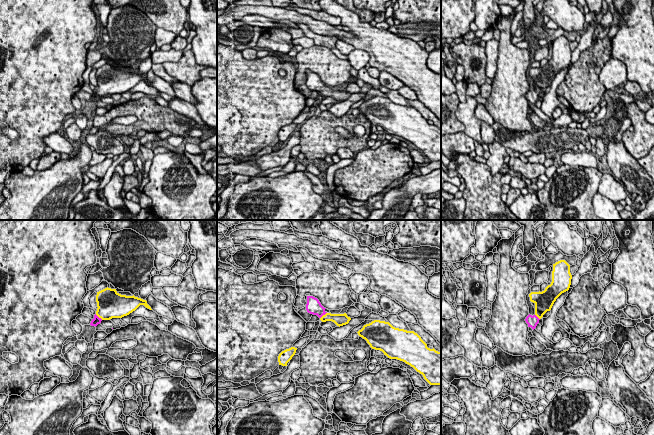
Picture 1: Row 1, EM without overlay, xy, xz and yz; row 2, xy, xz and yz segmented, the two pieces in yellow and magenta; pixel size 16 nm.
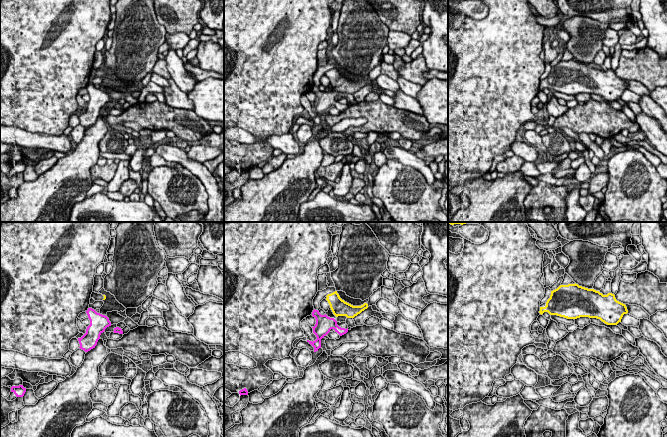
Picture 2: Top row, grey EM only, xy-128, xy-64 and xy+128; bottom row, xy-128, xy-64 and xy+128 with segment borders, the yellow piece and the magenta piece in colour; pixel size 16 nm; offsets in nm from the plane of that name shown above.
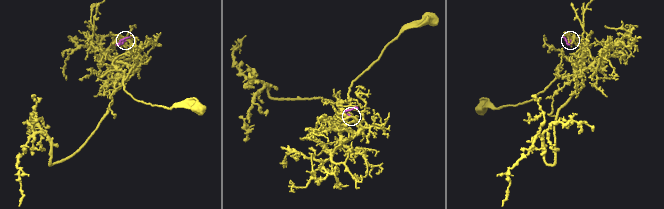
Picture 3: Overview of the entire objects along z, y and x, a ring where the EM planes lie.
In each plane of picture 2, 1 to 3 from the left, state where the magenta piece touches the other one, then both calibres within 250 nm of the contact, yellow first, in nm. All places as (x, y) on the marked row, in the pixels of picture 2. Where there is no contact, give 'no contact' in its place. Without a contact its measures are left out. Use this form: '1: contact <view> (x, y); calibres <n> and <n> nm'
1: no contact
2: no contact
3: no contact

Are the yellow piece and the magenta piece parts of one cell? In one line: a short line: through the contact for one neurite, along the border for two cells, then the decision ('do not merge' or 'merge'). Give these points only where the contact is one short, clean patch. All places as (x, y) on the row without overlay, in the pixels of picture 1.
line xy (109, 81), (99, 93), (96, 96); merge

